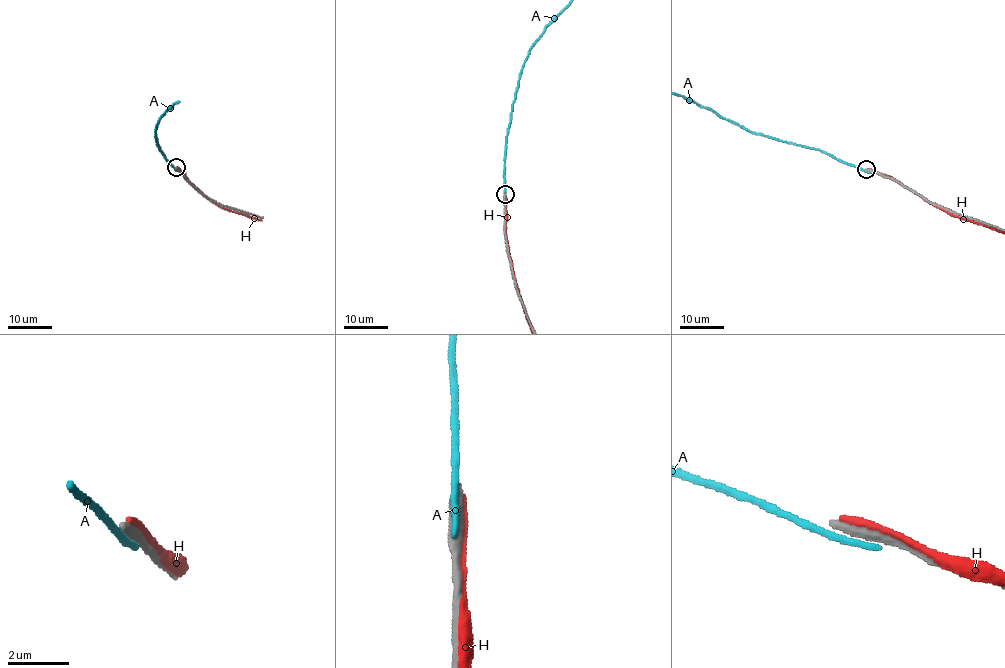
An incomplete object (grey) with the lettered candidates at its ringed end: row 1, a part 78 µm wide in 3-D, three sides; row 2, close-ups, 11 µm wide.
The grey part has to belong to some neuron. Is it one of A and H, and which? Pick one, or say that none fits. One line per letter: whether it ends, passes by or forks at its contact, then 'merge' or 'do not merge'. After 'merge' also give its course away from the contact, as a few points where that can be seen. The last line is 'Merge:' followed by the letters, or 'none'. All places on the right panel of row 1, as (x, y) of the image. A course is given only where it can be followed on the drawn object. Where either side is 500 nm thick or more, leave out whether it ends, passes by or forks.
A: do not merge
H: it passes by; do not merge
Merge: none

